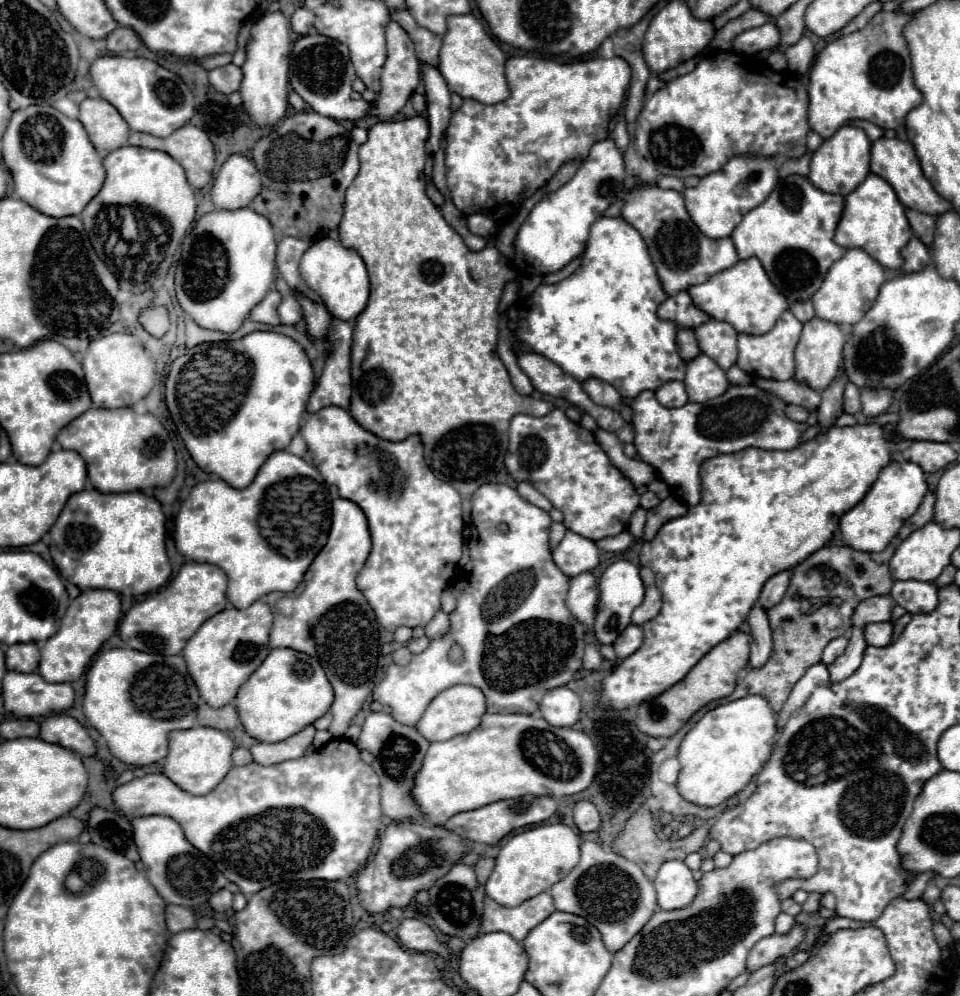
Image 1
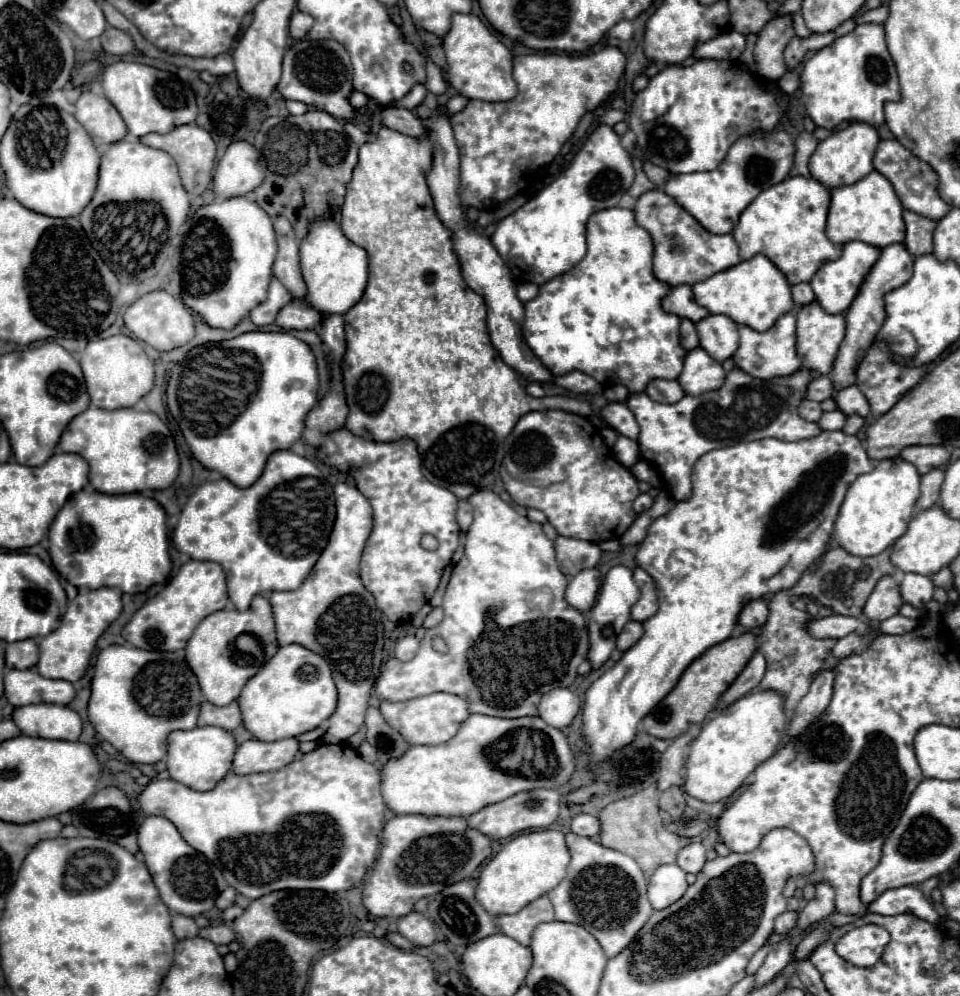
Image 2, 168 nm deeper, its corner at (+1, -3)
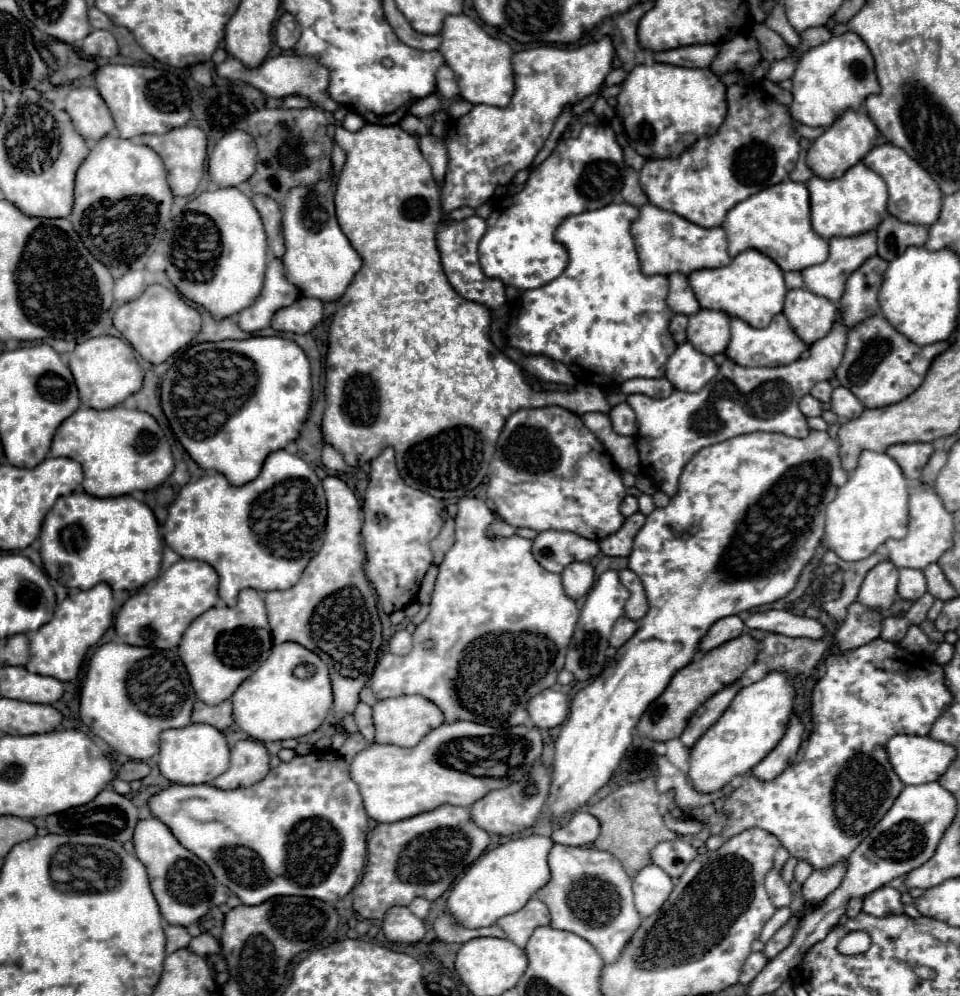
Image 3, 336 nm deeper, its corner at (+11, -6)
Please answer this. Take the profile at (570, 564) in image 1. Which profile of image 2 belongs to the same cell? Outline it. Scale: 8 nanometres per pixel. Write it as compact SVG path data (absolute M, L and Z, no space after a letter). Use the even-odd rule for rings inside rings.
M556 537L554 547L556 547L556 559L560 565L560 571L568 577L574 577L584 569L596 567L602 555L596 543L586 543L570 537Z

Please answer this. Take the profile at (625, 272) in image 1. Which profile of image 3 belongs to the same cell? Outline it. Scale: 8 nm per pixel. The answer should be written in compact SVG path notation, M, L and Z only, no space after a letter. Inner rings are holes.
M608 204L600 210L590 210L590 212L582 212L582 214L574 214L564 218L564 222L556 228L554 232L554 240L560 242L566 252L568 252L568 266L564 270L564 274L556 280L552 280L550 284L536 288L536 290L526 290L520 294L518 302L510 308L510 320L508 320L508 328L506 328L506 340L512 348L524 350L524 354L544 354L548 358L556 358L558 362L564 362L572 374L582 380L582 382L592 382L596 386L618 386L630 378L662 378L664 376L664 362L668 360L668 354L672 354L672 350L676 350L676 342L668 330L670 318L674 316L674 312L668 308L666 304L666 296L668 296L668 276L646 276L640 270L640 260L638 260L638 252L636 252L636 244L634 238L630 234L630 226L632 222L638 218L638 208L632 204Z

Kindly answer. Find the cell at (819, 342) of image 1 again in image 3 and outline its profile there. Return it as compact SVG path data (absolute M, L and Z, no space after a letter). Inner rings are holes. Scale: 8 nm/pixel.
M806 288L788 290L784 302L784 314L792 322L792 328L804 342L812 344L816 338L824 338L832 328L832 314L836 314L836 304L824 296L812 294Z

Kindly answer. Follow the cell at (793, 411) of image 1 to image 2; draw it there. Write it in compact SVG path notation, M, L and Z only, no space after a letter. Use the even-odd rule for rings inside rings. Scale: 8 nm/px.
M804 399L804 401L800 403L800 407L798 407L798 415L800 415L802 419L806 419L806 421L818 421L820 415L822 415L822 409L820 409L818 403Z

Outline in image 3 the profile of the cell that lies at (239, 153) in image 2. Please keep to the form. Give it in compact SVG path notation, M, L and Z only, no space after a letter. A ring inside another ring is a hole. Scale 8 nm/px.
M244 130L224 134L208 160L208 172L216 186L240 186L252 176L256 164L256 142Z

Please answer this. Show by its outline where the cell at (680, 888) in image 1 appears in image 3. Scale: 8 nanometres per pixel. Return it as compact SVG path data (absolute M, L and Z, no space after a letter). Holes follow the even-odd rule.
M644 866L632 880L632 892L634 892L634 904L640 912L642 918L656 914L656 910L660 910L660 906L666 902L666 898L670 896L674 884L668 878L668 874L664 874L664 870L660 870L658 866Z

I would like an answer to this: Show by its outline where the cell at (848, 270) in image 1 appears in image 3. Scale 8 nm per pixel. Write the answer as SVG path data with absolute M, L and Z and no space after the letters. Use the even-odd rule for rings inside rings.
M876 230L858 234L858 236L834 236L830 238L830 256L826 258L826 262L816 264L816 266L808 266L802 270L804 276L804 288L812 290L814 294L824 294L826 298L832 298L832 302L838 302L842 298L844 292L844 284L848 280L848 276L858 270L870 256L876 254Z

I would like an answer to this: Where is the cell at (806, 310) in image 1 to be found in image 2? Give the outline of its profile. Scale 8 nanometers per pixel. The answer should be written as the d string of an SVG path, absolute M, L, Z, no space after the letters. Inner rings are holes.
M800 283L798 287L792 287L792 299L794 299L794 307L796 307L796 309L812 303L812 301L814 301L812 287L810 287L808 283Z

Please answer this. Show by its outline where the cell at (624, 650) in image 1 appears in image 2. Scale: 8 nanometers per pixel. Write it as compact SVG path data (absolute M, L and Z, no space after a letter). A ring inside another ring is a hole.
M638 621L626 623L626 627L622 629L622 633L618 635L618 641L616 641L618 651L620 651L620 653L628 651L640 637L642 637L642 623L638 623Z

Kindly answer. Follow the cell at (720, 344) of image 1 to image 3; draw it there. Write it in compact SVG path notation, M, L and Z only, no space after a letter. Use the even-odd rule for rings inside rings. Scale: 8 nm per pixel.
M700 310L688 318L688 342L702 354L716 356L730 342L730 316L722 310Z

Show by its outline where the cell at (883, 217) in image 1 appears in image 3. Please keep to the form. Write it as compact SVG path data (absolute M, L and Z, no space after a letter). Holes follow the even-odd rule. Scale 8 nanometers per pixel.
M862 162L848 168L840 178L826 180L812 176L806 186L810 192L812 228L826 240L834 238L836 234L860 234L860 230L876 230L886 214L888 190L884 180L876 172L868 170Z

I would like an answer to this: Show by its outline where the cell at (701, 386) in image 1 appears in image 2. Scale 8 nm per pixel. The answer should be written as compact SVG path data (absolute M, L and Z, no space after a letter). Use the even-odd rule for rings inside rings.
M696 347L694 351L688 351L678 383L688 395L700 395L704 391L714 391L722 387L724 379L726 373L722 365L710 355L706 355L702 347Z

